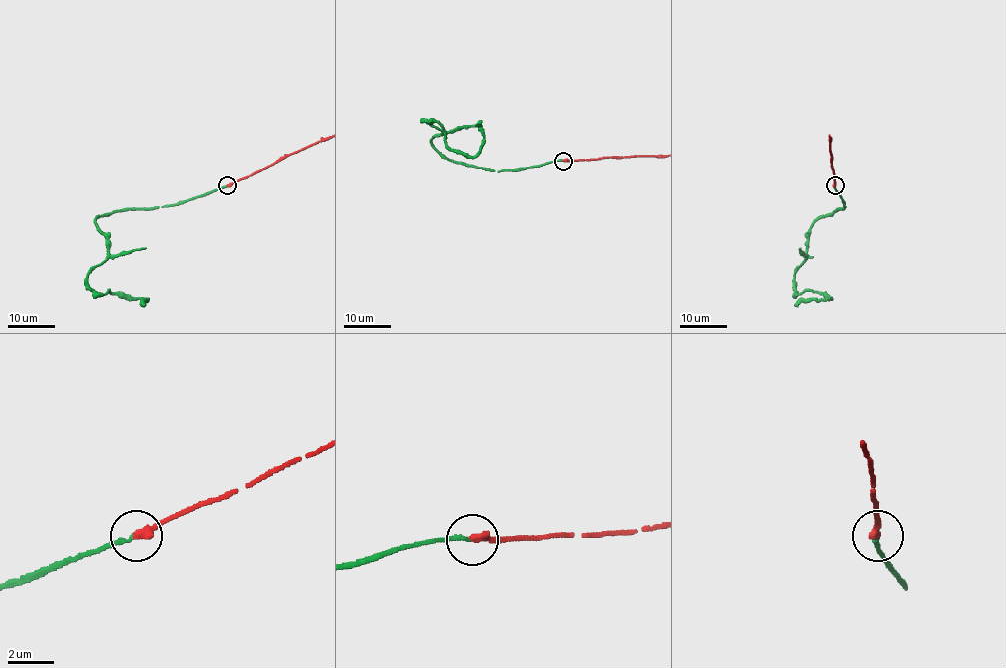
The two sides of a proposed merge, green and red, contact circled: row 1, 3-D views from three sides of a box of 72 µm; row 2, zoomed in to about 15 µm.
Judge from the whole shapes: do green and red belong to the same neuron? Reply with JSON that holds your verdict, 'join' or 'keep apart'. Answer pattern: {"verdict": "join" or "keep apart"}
{"verdict": "join"}

